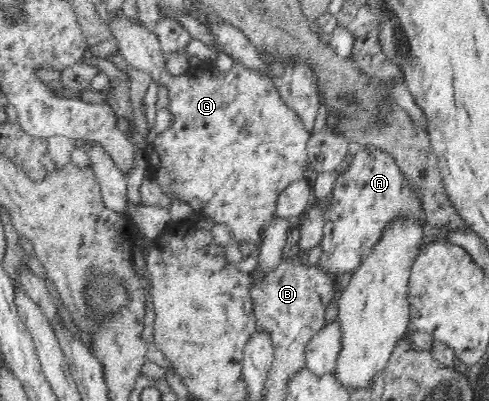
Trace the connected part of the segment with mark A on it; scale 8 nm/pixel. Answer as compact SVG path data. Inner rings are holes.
M367 147L354 155L350 166L340 171L332 193L325 209L323 238L320 242L322 253L318 263L332 276L332 280L344 272L353 273L380 242L385 228L394 219L404 216L427 224L419 193L411 188L392 155L376 147Z

